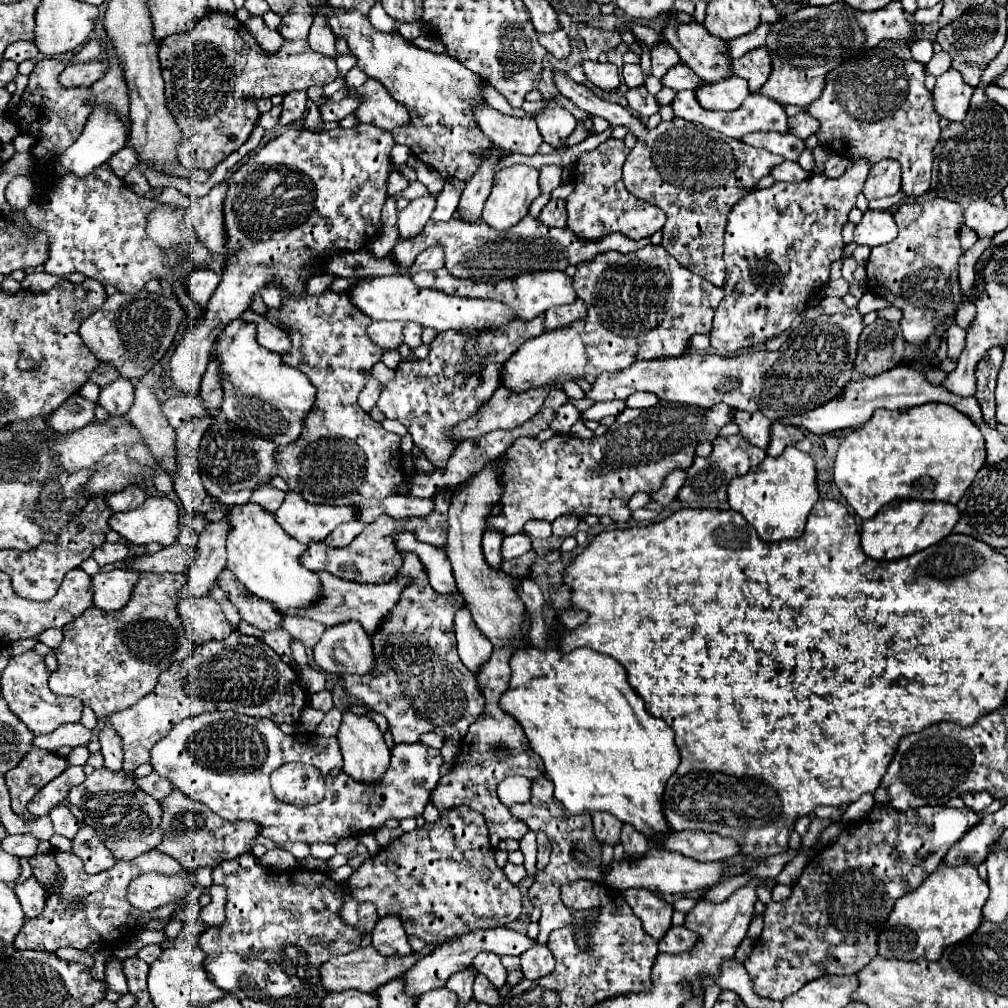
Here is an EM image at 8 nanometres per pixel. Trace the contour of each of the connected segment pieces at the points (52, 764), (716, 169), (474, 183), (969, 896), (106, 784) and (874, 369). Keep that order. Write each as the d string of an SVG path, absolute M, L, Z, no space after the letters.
M34 746L24 756L24 760L4 776L6 786L10 790L14 814L18 814L24 820L36 820L36 816L32 816L26 808L28 802L44 784L54 780L66 768L68 768L66 758L56 758L56 754Z
M554 72L556 86L562 96L572 100L588 116L602 116L610 126L626 126L636 136L636 146L630 150L622 180L626 190L636 198L656 204L668 216L662 230L662 246L690 272L710 280L716 286L724 284L724 232L728 222L728 210L744 198L744 194L756 188L762 176L768 176L784 158L770 154L764 148L746 146L742 140L732 140L716 130L700 124L692 124L680 118L672 122L660 122L656 128L648 128L640 118L632 116L616 102L598 98L584 84L572 82L566 74Z
M494 148L490 152L490 156L480 164L478 172L470 180L466 180L466 188L464 188L460 204L458 204L458 214L462 216L464 222L476 222L482 218L482 206L492 188L492 180L496 174L494 168L496 168L500 156L502 156L502 152L498 148Z
M940 864L916 890L896 900L888 916L878 954L896 960L938 960L942 946L956 944L982 924L982 908L988 900L988 884L978 876L976 866L956 866L956 870Z
M108 768L94 770L80 786L72 788L68 794L68 802L76 804L84 814L84 824L92 826L100 838L104 838L106 846L114 852L118 860L130 860L132 856L140 856L150 852L162 842L160 818L162 806L156 798L144 794L132 776L126 776L122 770L112 772Z
M878 318L876 322L864 326L862 336L858 338L856 350L856 370L864 376L884 374L902 364L904 354L904 336L900 334L898 322L888 322Z

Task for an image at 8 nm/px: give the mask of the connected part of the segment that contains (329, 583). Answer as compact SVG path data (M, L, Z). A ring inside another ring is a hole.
M320 572L318 576L322 582L322 590L324 590L324 596L320 598L320 602L314 604L312 608L290 610L286 614L288 616L304 616L304 618L316 620L324 626L336 626L336 624L354 620L354 622L360 622L360 626L366 630L368 636L372 636L380 628L380 622L384 622L384 618L388 618L388 614L392 612L392 606L396 606L398 598L400 598L402 590L412 584L412 578L394 578L392 582L386 582L386 584L356 584L356 582L336 578L328 572Z

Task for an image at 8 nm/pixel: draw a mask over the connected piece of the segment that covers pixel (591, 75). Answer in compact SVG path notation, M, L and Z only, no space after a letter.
M582 60L580 66L584 68L586 78L600 90L616 90L620 86L620 76L618 76L618 68L610 62L600 64L600 62L592 62L592 60Z

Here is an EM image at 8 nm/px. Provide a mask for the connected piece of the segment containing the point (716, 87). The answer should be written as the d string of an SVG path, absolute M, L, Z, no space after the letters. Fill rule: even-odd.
M730 76L724 82L716 84L704 84L700 90L696 90L696 98L702 108L724 112L738 110L748 94L748 84L744 82L744 78L738 76Z

